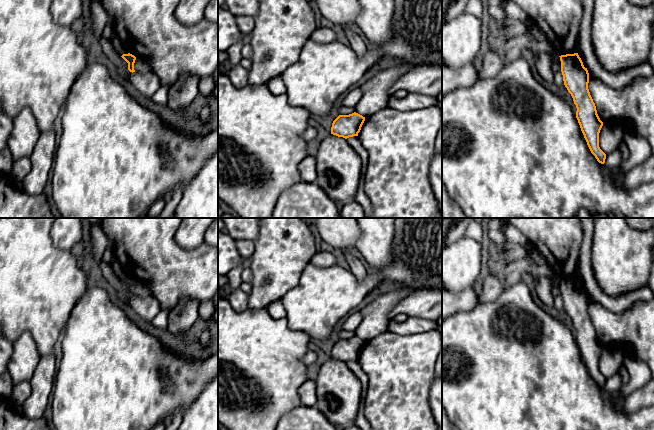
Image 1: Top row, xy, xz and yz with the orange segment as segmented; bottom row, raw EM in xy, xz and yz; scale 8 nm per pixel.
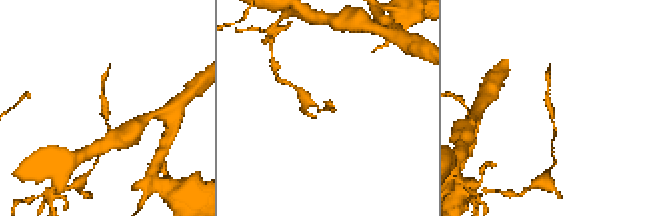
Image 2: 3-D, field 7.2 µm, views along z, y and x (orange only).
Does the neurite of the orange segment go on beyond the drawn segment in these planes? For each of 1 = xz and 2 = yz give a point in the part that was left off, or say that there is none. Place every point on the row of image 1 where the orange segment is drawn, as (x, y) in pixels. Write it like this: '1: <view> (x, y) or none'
1: none
2: none

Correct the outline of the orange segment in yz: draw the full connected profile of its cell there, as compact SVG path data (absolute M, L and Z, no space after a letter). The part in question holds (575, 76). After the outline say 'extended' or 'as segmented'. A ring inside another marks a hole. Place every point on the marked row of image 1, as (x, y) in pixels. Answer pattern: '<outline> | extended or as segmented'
M578 53L561 55L561 72L564 85L576 105L576 118L591 153L601 164L605 163L606 154L599 147L599 133L603 126L595 103L588 89L589 73Z | as segmented

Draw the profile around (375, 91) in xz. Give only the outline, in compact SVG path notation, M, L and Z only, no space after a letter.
M399 61L389 69L383 69L360 87L362 98L355 107L355 112L368 117L388 107L389 88L414 67L410 61Z

